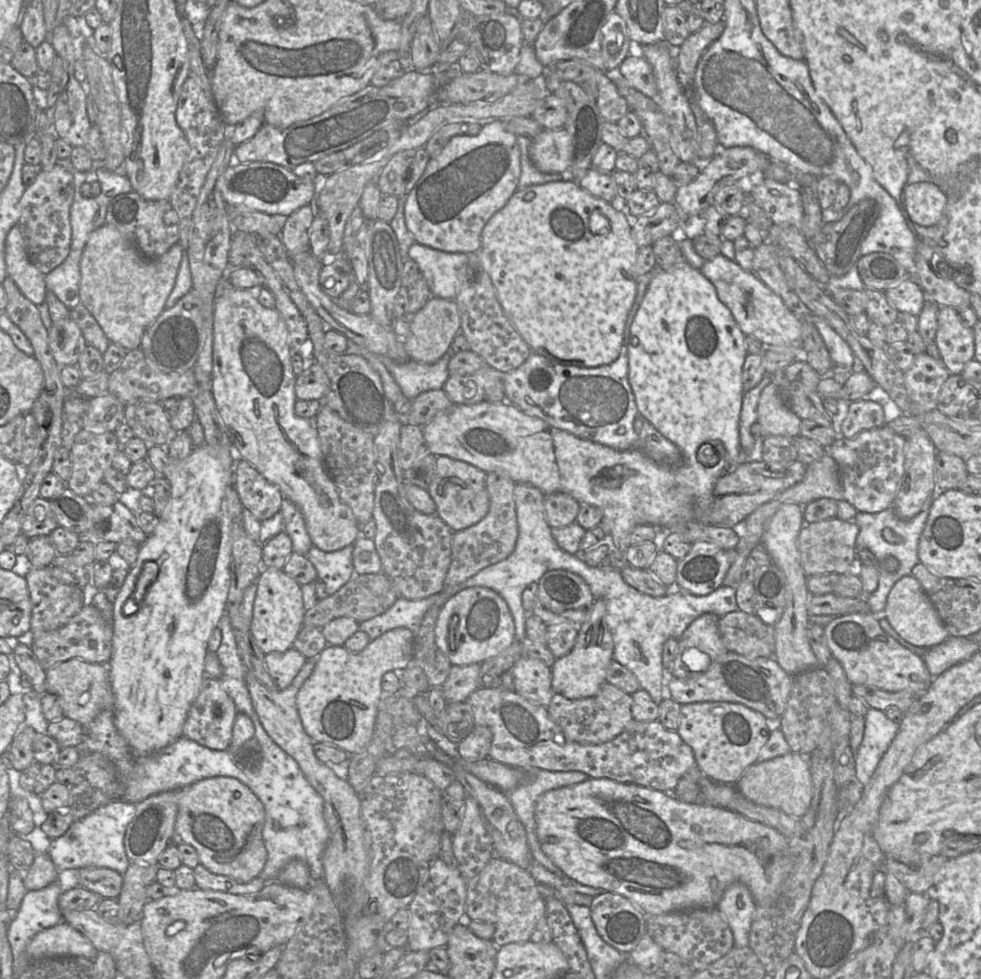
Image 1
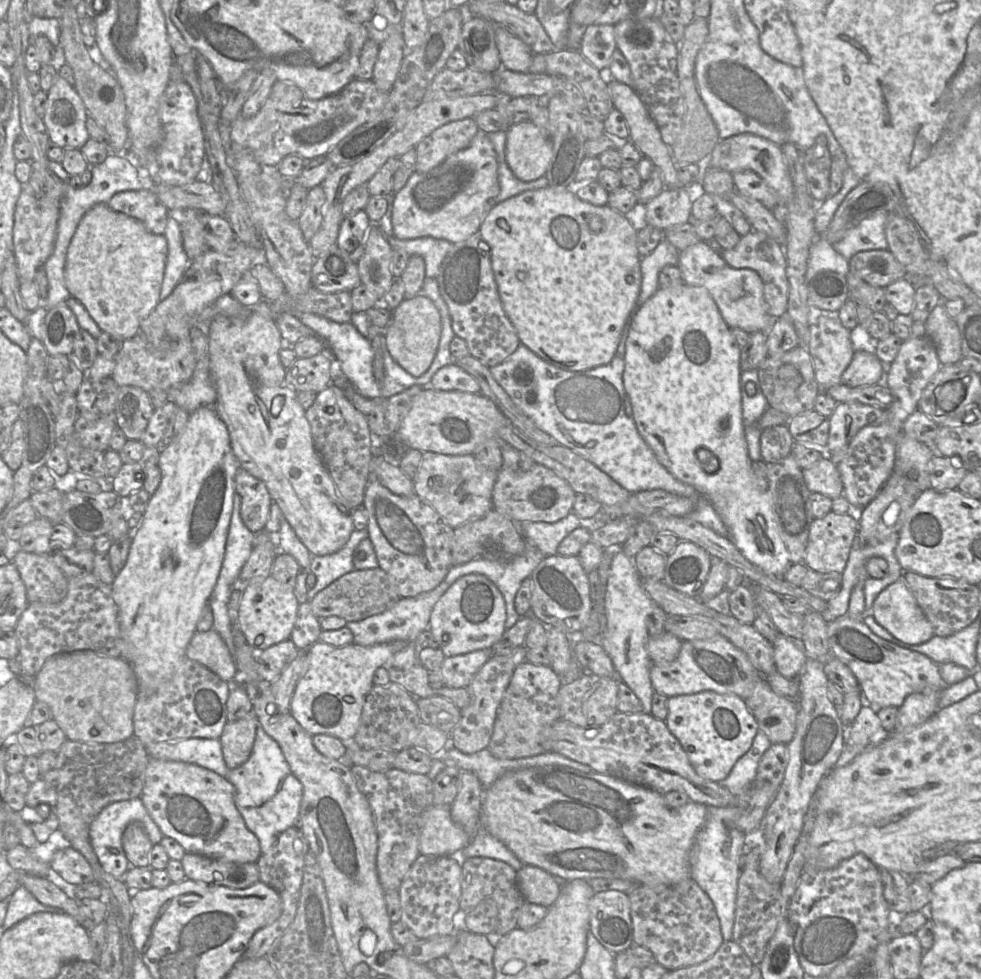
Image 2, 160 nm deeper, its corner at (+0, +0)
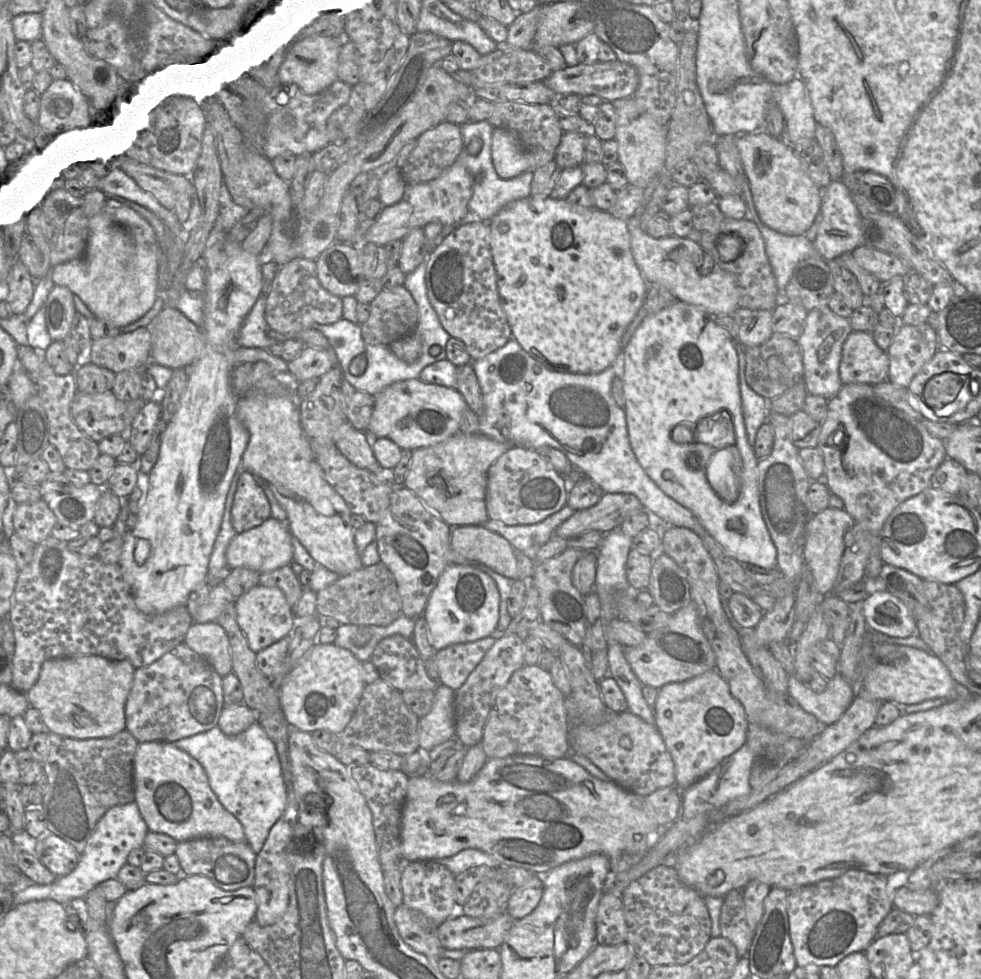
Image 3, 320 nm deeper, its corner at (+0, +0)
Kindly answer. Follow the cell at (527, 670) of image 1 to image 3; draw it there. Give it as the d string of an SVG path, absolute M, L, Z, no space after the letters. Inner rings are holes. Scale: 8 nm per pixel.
M524 665L498 692L484 726L481 745L488 758L513 755L568 758L569 727L565 697L553 684L550 672L538 665Z

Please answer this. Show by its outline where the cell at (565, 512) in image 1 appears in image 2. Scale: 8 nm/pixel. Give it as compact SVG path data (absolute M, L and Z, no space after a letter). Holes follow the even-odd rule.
M536 463L529 471L501 468L492 493L493 508L516 523L555 523L573 511L576 492L558 474Z

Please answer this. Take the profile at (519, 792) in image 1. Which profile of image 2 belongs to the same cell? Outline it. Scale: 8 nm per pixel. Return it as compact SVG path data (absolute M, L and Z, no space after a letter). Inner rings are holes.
M452 740L448 748L442 749L431 757L442 760L446 766L455 765L462 770L471 771L478 777L483 790L491 786L506 772L532 767L556 765L575 769L586 774L594 772L587 765L553 752L518 759L500 759L493 756L488 749L465 754L452 745Z

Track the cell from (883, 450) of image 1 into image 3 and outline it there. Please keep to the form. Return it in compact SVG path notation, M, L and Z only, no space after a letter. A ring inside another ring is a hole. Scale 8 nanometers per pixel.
M925 322L916 326L901 323L887 350L890 365L888 380L908 387L912 378L939 349L936 331Z

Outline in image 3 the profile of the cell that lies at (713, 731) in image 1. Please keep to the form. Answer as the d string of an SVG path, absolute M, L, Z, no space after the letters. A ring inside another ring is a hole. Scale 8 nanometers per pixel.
M716 669L682 682L668 683L659 688L653 711L655 726L674 762L675 785L680 790L684 790L702 779L723 759L736 752L746 742L749 722L744 708L732 696L727 682Z

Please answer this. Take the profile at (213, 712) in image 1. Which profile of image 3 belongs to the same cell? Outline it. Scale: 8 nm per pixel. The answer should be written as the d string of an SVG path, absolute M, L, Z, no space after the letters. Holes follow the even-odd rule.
M182 642L150 665L135 669L125 705L126 730L139 743L173 742L217 726L224 705L222 677Z

